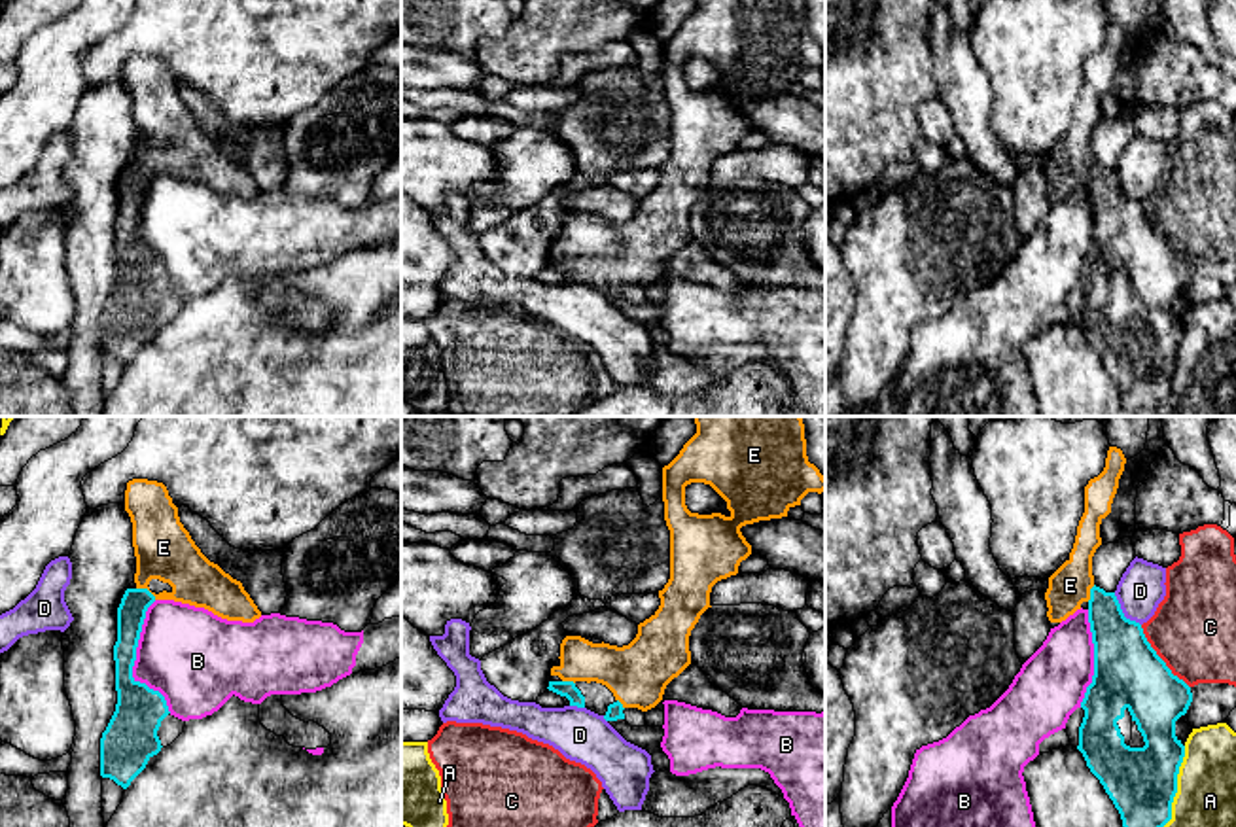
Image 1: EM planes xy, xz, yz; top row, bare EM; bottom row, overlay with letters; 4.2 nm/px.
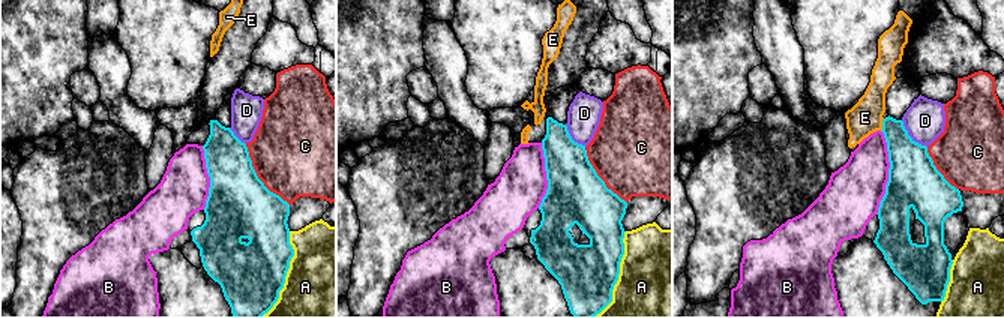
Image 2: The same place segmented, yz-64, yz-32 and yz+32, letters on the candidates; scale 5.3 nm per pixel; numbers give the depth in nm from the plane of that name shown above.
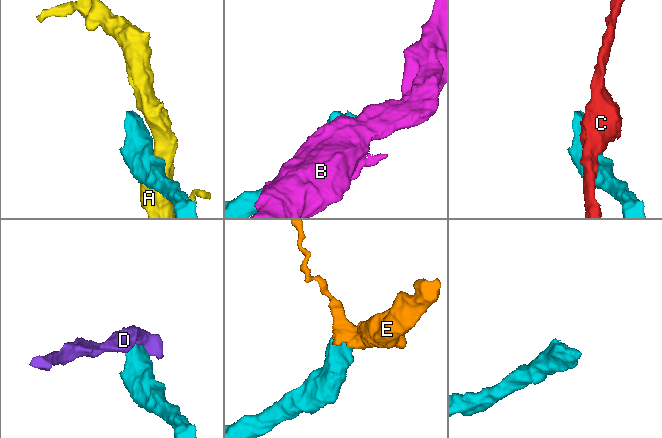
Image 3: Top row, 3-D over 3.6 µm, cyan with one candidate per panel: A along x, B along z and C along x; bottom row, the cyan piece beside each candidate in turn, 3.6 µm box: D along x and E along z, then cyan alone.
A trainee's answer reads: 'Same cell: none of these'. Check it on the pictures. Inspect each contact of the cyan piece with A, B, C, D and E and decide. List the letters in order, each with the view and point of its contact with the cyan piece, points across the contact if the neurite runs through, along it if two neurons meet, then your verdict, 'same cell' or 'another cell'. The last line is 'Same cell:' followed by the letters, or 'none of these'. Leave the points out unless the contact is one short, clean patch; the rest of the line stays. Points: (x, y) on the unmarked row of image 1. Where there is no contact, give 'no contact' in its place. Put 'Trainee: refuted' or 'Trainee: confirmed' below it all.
A: contact yz (1176, 368); another cell
B: contact xy (135, 235); another cell
C: contact yz (1159, 233); another cell
D: contact yz (1121, 188); another cell
E: contact xy (146, 165); way xy (135, 178), (146, 165), (144, 148), (163, 123); same cell
Same cell: E
Trainee: refuted

